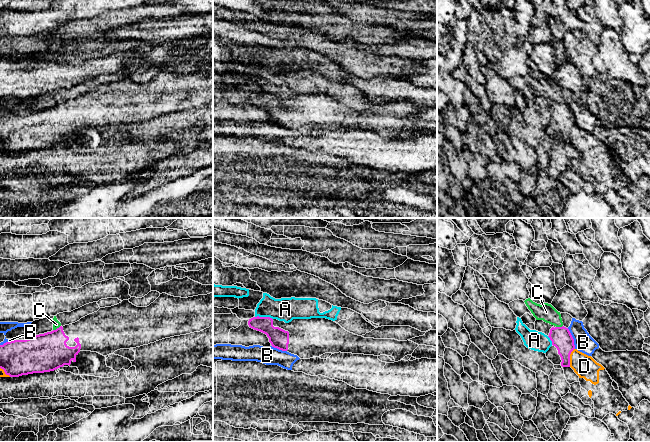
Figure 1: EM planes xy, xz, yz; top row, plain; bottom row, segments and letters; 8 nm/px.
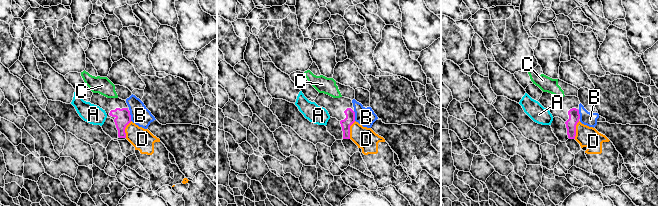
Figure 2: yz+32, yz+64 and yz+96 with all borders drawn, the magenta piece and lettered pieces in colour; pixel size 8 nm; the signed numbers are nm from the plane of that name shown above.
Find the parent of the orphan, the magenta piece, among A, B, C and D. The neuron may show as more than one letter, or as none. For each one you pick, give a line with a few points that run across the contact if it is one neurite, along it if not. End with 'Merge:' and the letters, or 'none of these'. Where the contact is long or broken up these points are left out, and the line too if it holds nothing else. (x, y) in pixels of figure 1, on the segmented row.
Merge: none of these

